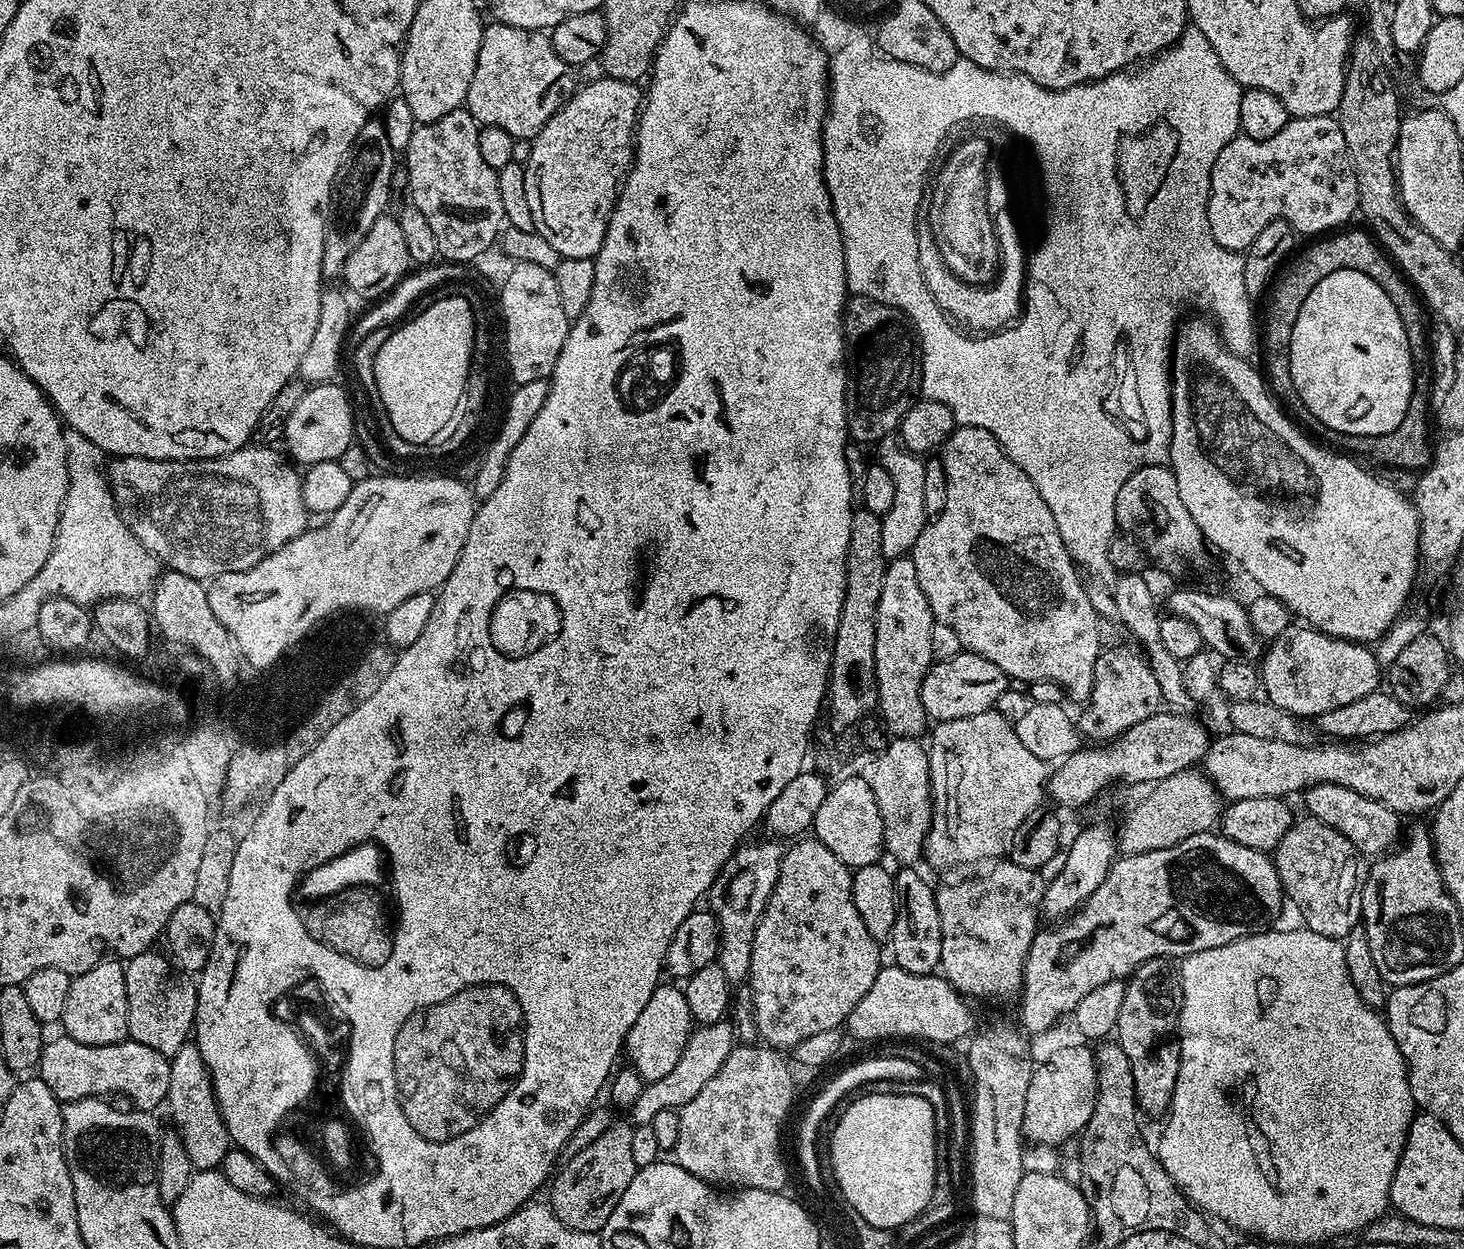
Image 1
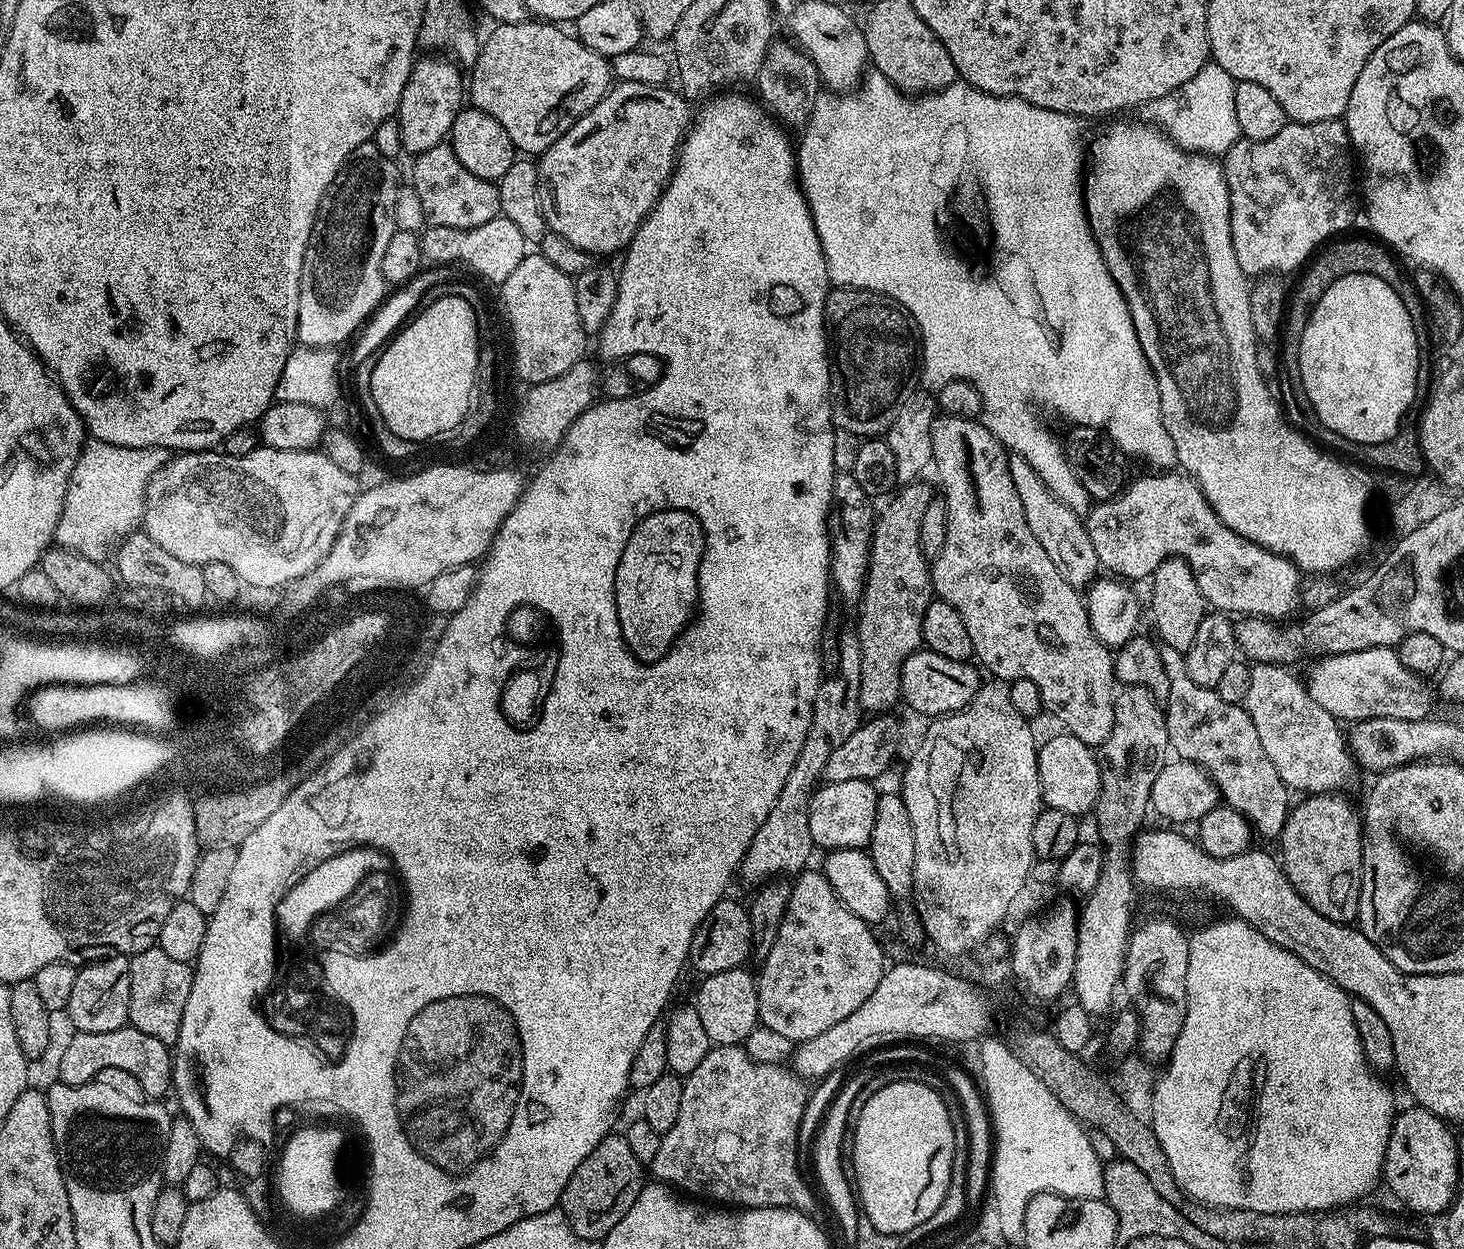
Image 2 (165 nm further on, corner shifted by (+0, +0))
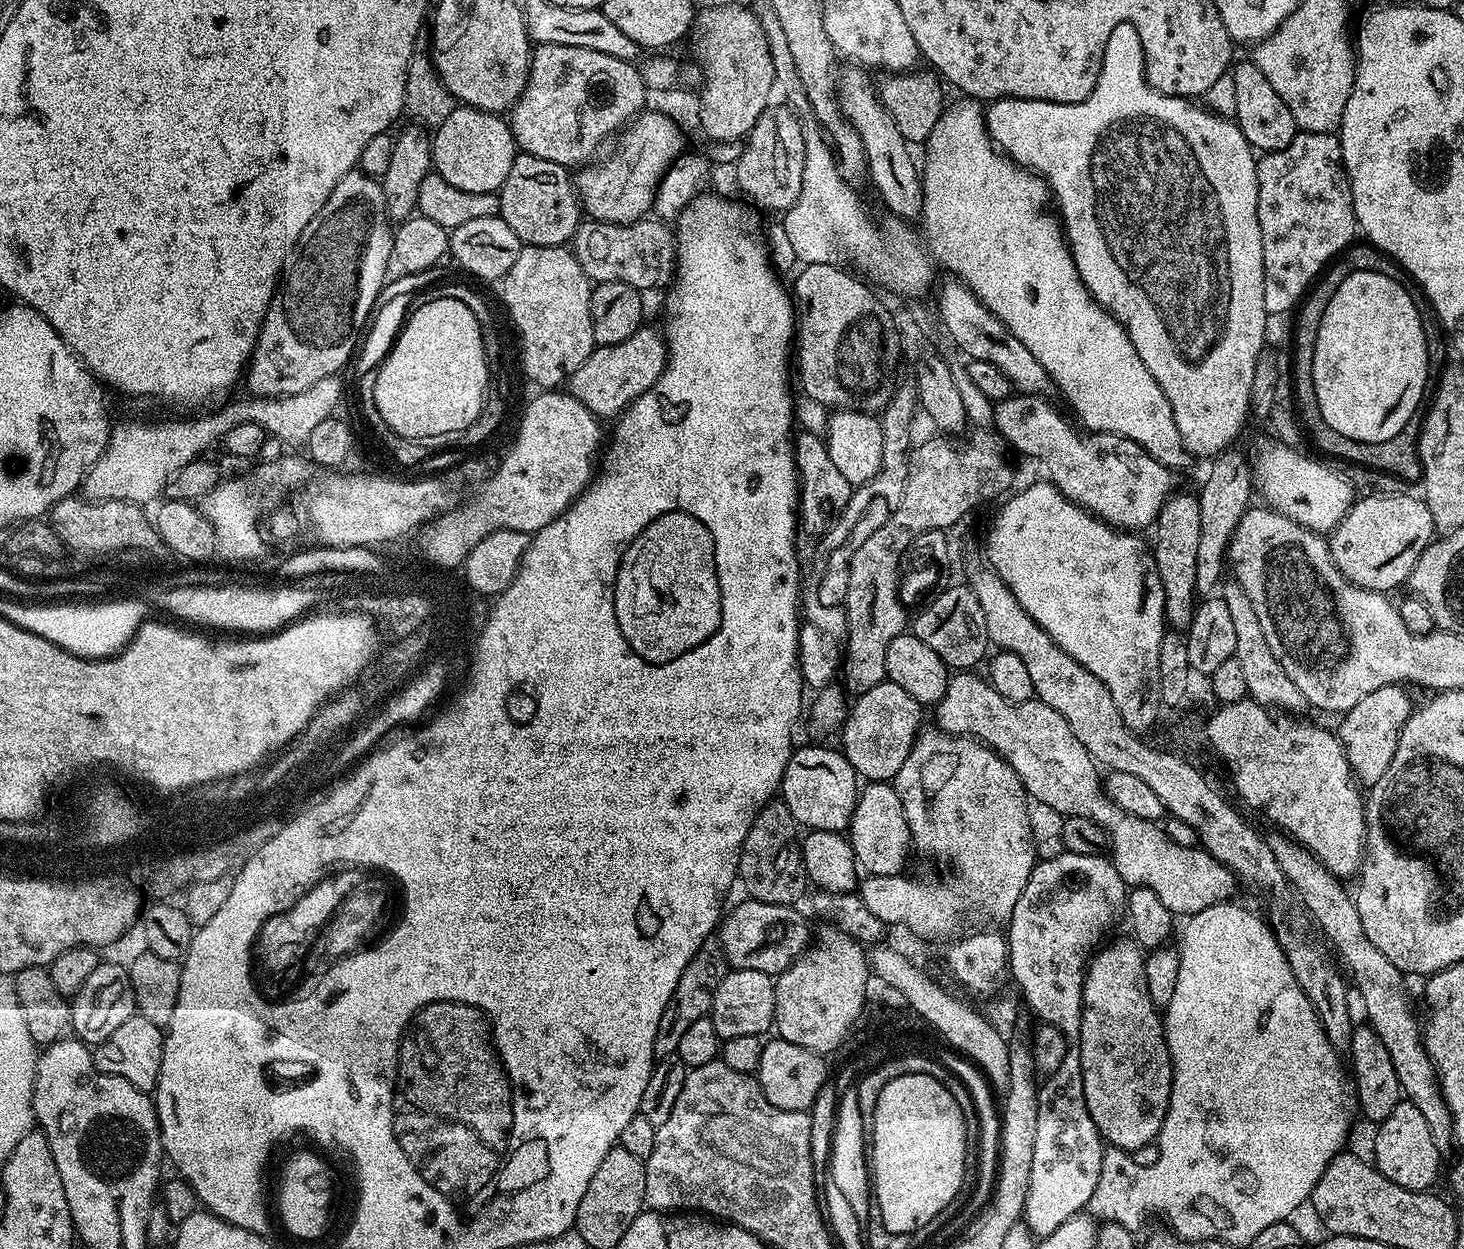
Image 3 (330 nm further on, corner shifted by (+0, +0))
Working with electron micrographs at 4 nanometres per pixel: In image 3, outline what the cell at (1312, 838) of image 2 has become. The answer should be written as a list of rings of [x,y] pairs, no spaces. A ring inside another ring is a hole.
[[[1383,684],[1378,690],[1366,694],[1358,706],[1343,713],[1344,720],[1338,727],[1340,742],[1350,762],[1353,773],[1361,785],[1371,786],[1386,774],[1386,766],[1394,758],[1394,750],[1398,750],[1398,742],[1409,716],[1414,711],[1414,703],[1408,697],[1409,689],[1403,684]]]

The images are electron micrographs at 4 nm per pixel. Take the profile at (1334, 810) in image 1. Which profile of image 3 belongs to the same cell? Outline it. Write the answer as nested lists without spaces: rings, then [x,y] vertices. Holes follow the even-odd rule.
[[[1229,582],[1223,585],[1222,599],[1230,610],[1230,618],[1234,622],[1234,650],[1235,660],[1242,666],[1246,677],[1246,690],[1251,699],[1257,700],[1260,704],[1266,704],[1273,710],[1283,710],[1289,714],[1303,713],[1306,708],[1306,701],[1302,690],[1286,678],[1286,670],[1270,654],[1270,645],[1266,642],[1266,634],[1262,631],[1262,622],[1258,622],[1258,614],[1254,614],[1254,606],[1250,606],[1250,598],[1246,598],[1246,592],[1241,584]]]

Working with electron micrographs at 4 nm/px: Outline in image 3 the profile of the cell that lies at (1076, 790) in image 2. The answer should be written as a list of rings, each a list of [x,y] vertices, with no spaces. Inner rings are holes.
[[[968,670],[949,675],[946,694],[934,705],[935,727],[951,736],[970,736],[993,748],[1022,782],[1033,801],[1045,804],[1060,818],[1077,816],[1098,822],[1108,836],[1110,859],[1132,888],[1149,888],[1177,917],[1187,918],[1206,906],[1231,901],[1238,889],[1236,875],[1210,853],[1197,846],[1178,846],[1155,820],[1143,820],[1118,806],[1108,797],[1101,769],[1078,742],[1066,718],[1038,699],[1021,704],[1002,698],[988,683]]]

